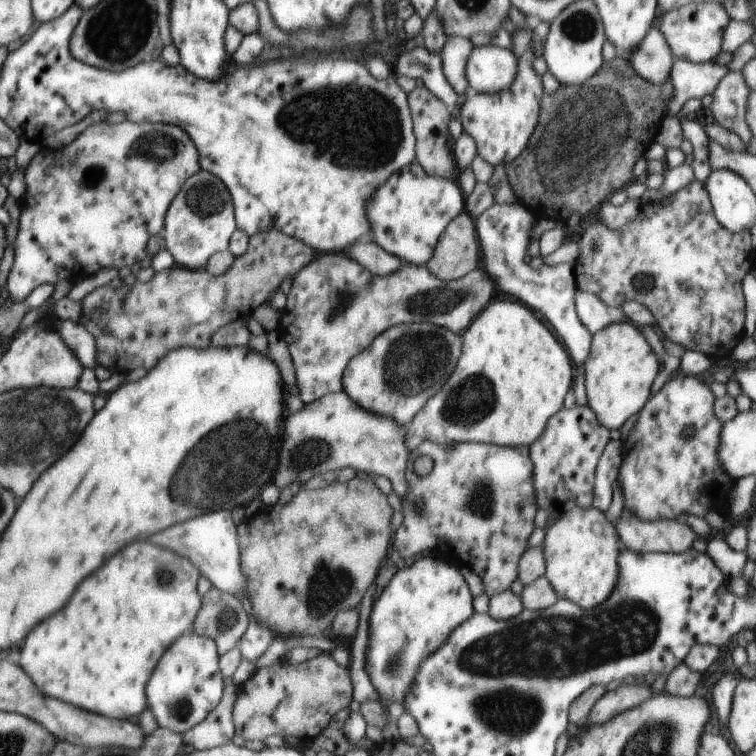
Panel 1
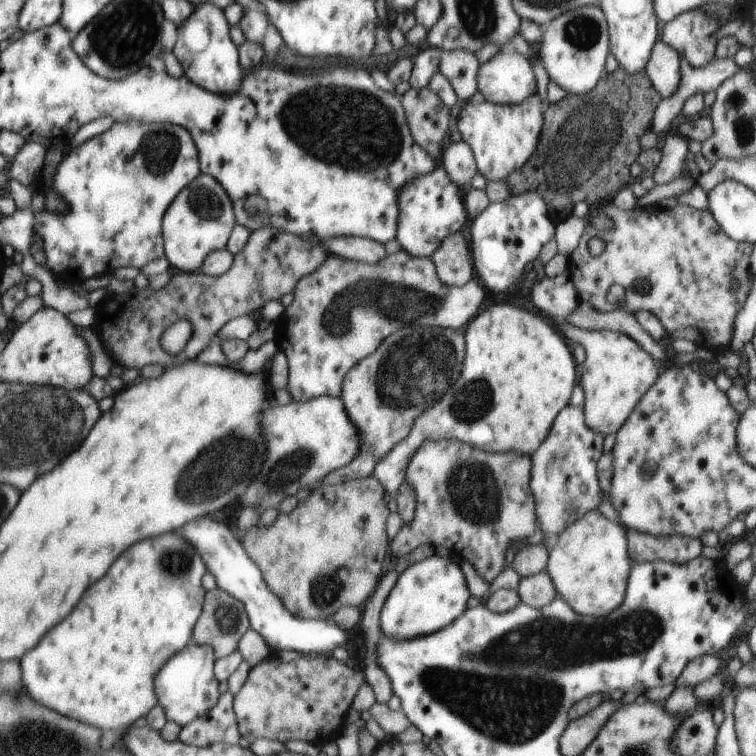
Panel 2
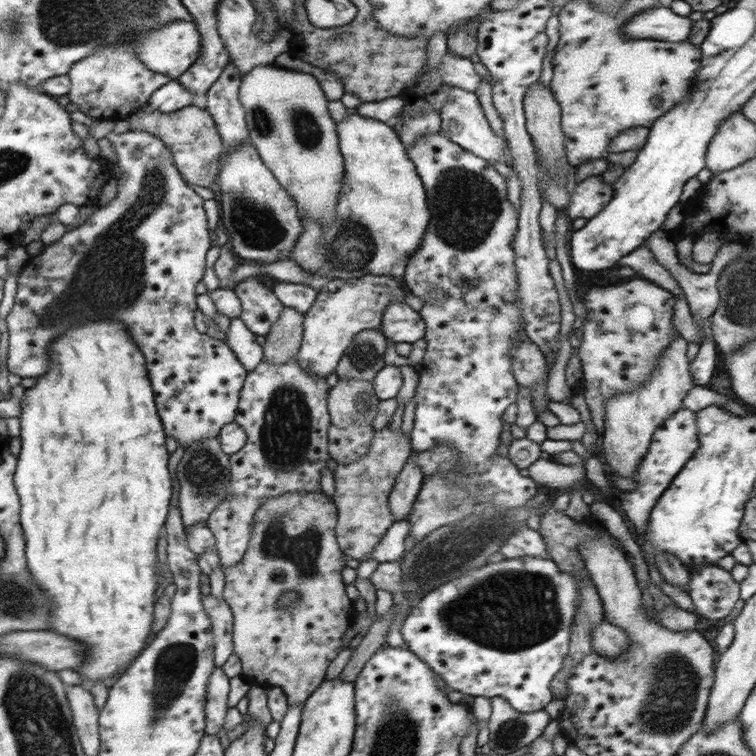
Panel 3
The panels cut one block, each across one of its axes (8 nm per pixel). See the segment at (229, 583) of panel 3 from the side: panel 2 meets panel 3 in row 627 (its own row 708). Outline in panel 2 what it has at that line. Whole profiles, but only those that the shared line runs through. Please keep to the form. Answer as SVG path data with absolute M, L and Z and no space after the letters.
M302 654L286 664L271 655L251 668L248 680L233 696L240 735L250 743L260 738L283 744L290 740L318 745L337 741L346 726L344 716L364 681L358 668L350 668L332 656Z

